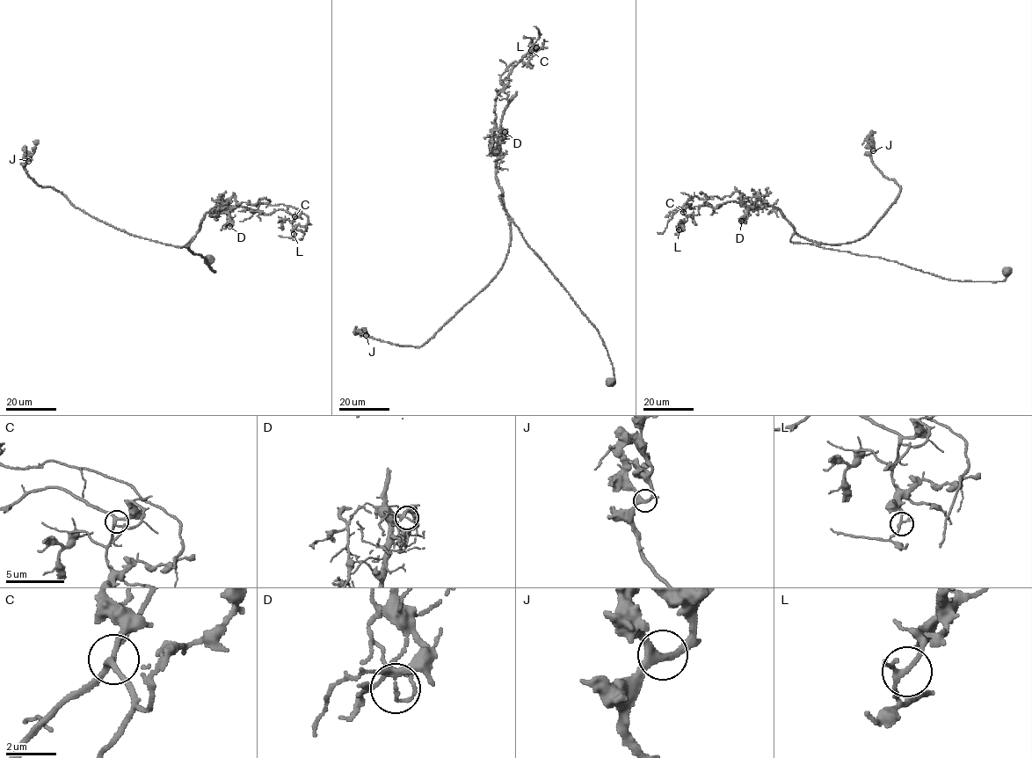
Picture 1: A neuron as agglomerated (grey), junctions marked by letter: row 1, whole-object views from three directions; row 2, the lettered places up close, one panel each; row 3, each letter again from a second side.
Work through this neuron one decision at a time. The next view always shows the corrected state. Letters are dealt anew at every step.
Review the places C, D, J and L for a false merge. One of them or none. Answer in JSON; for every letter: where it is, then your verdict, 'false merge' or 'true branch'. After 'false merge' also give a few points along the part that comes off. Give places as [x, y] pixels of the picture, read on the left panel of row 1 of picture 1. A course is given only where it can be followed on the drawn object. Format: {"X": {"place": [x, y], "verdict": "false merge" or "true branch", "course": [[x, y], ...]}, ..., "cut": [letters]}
{"C": {"place": [294, 216], "verdict": "true branch"}, "D": {"place": [229, 226], "verdict": "false merge", "course": [[228, 225], [225, 207], [234, 196], [236, 204], [282, 203], [308, 216], [303, 237], [299, 239]]}, "J": {"place": [28, 161], "verdict": "true branch"}, "L": {"place": [294, 234], "verdict": "true branch"}, "cut": ["D"]}

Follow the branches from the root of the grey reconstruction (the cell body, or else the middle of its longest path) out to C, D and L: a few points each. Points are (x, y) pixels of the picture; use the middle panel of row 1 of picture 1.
C: (612, 381), (613, 365), (597, 329), (529, 247), (499, 198), (495, 100), (531, 50)
D: (612, 381), (613, 365), (597, 329), (529, 247), (503, 207), (496, 177), (499, 142), (505, 132)
L: (612, 381), (613, 365), (597, 329), (529, 247), (499, 198), (495, 100), (514, 66), (536, 47)

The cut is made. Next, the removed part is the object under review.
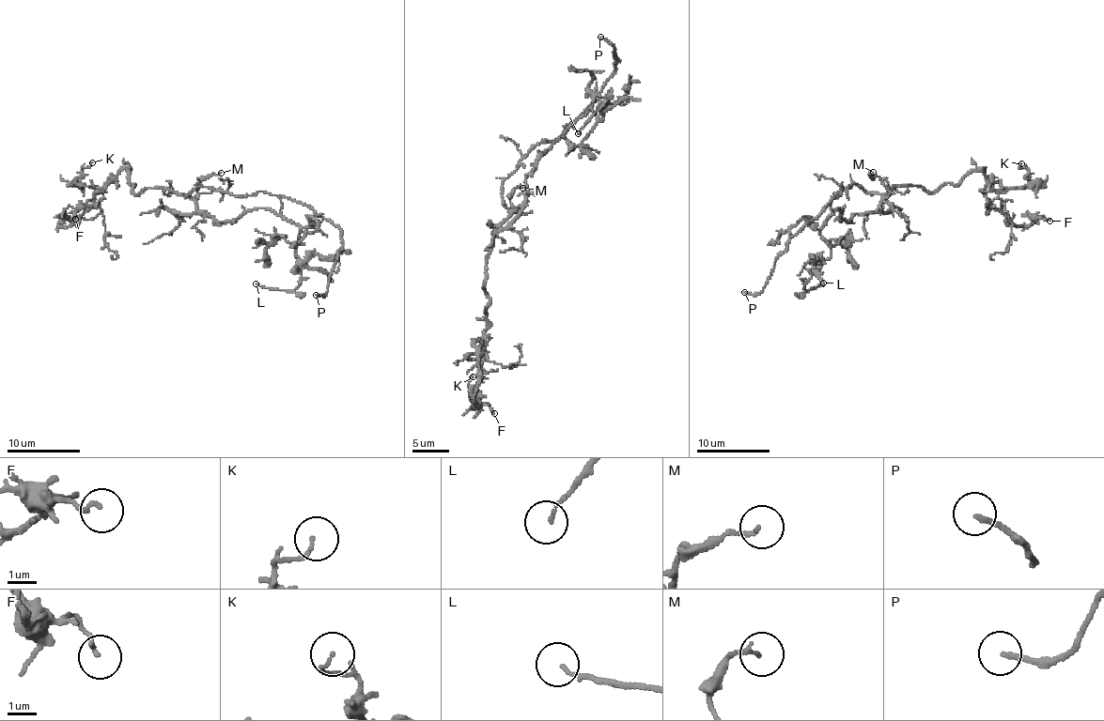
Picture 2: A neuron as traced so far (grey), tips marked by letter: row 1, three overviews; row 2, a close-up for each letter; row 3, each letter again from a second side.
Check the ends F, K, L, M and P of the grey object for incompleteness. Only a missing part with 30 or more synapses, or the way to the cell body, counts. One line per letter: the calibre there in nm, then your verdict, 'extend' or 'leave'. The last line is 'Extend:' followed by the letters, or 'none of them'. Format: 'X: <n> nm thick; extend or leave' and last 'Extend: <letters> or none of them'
F: 130 nm thick; leave
K: 90 nm thick; leave
L: 90 nm thick; leave
M: 130 nm thick; leave
P: 160 nm thick; extend
Extend: P

